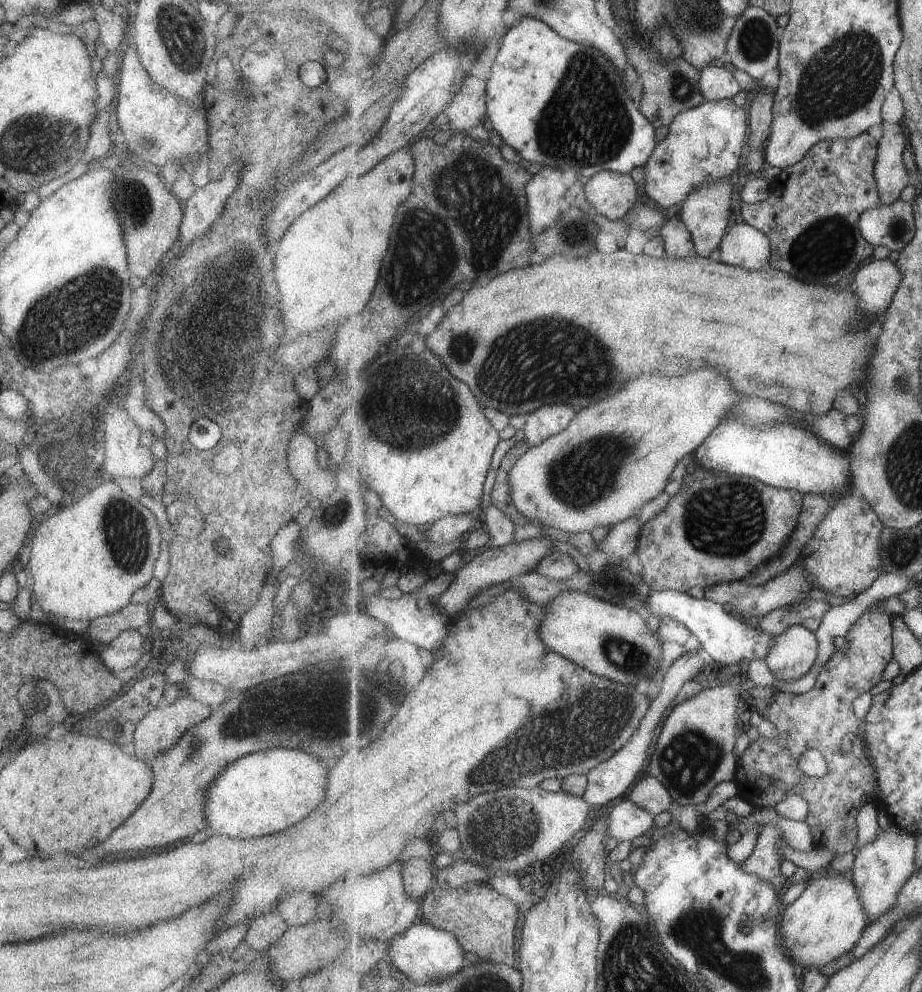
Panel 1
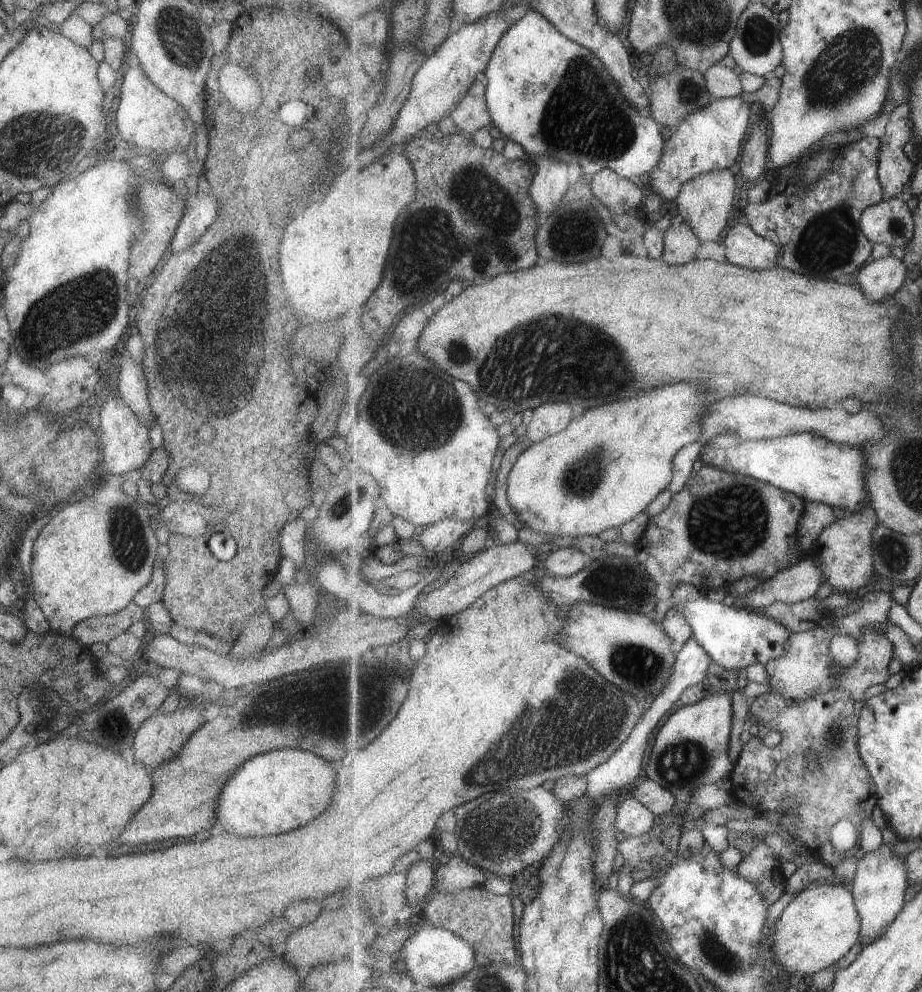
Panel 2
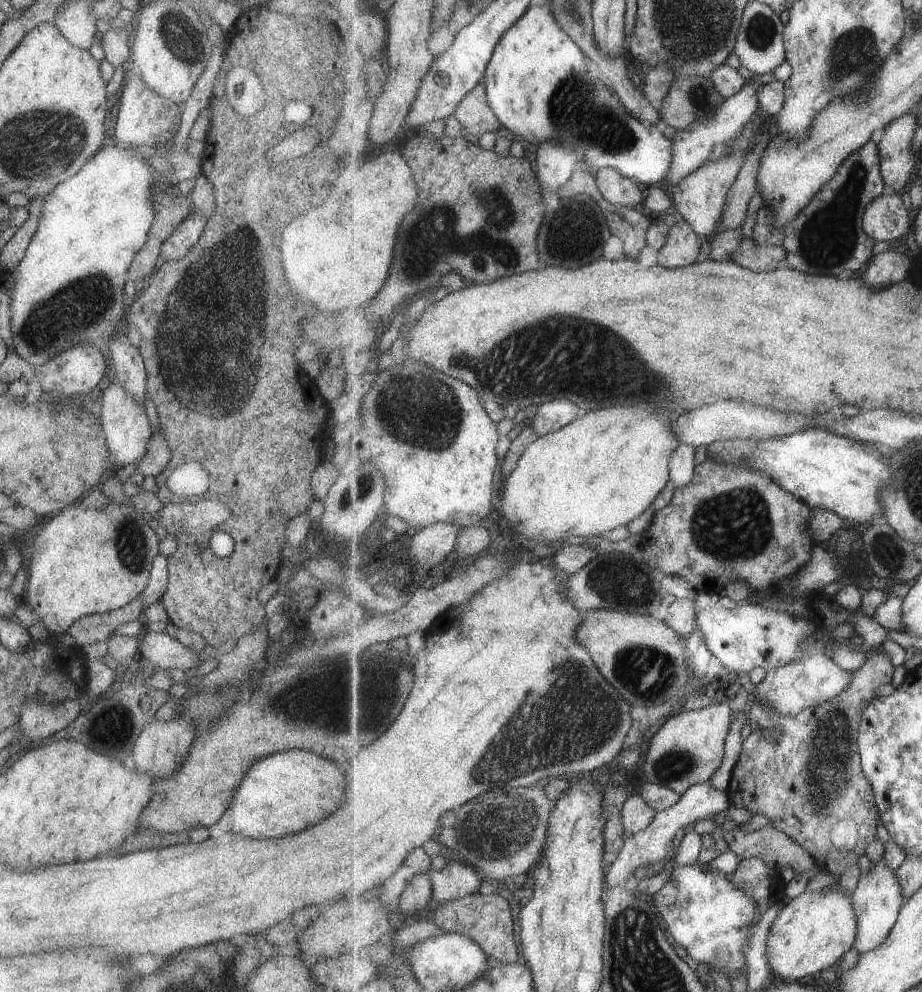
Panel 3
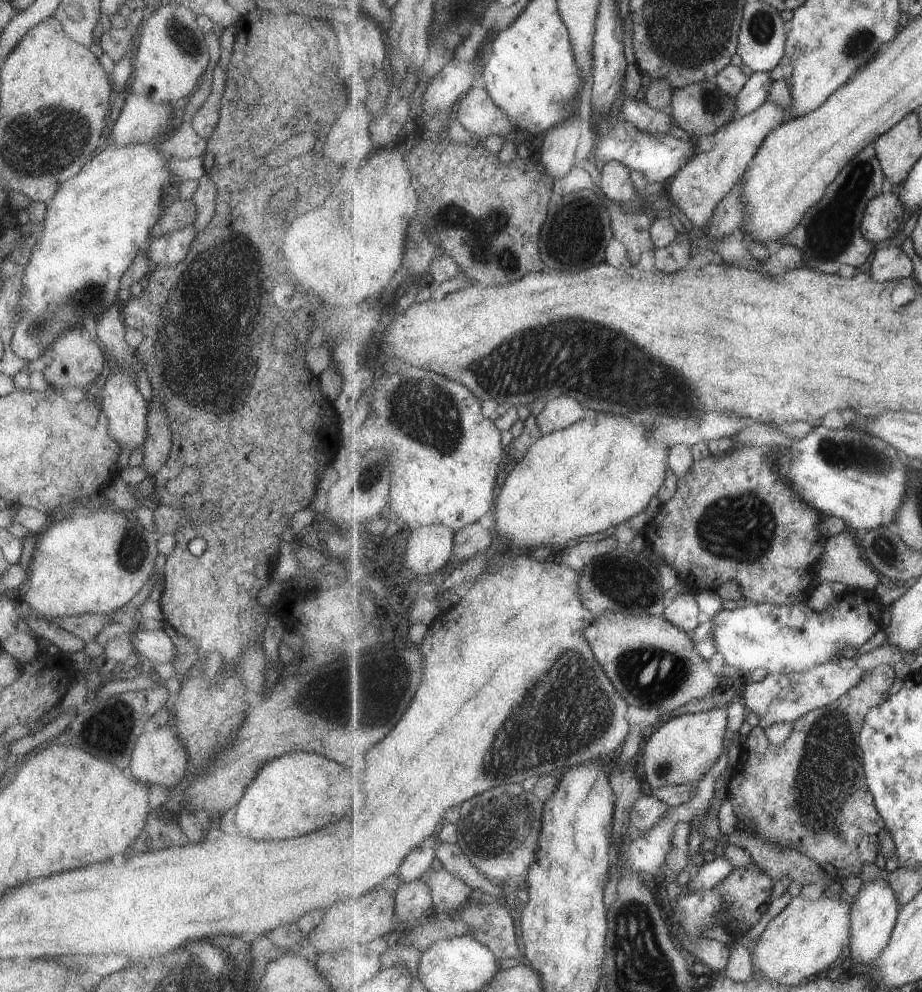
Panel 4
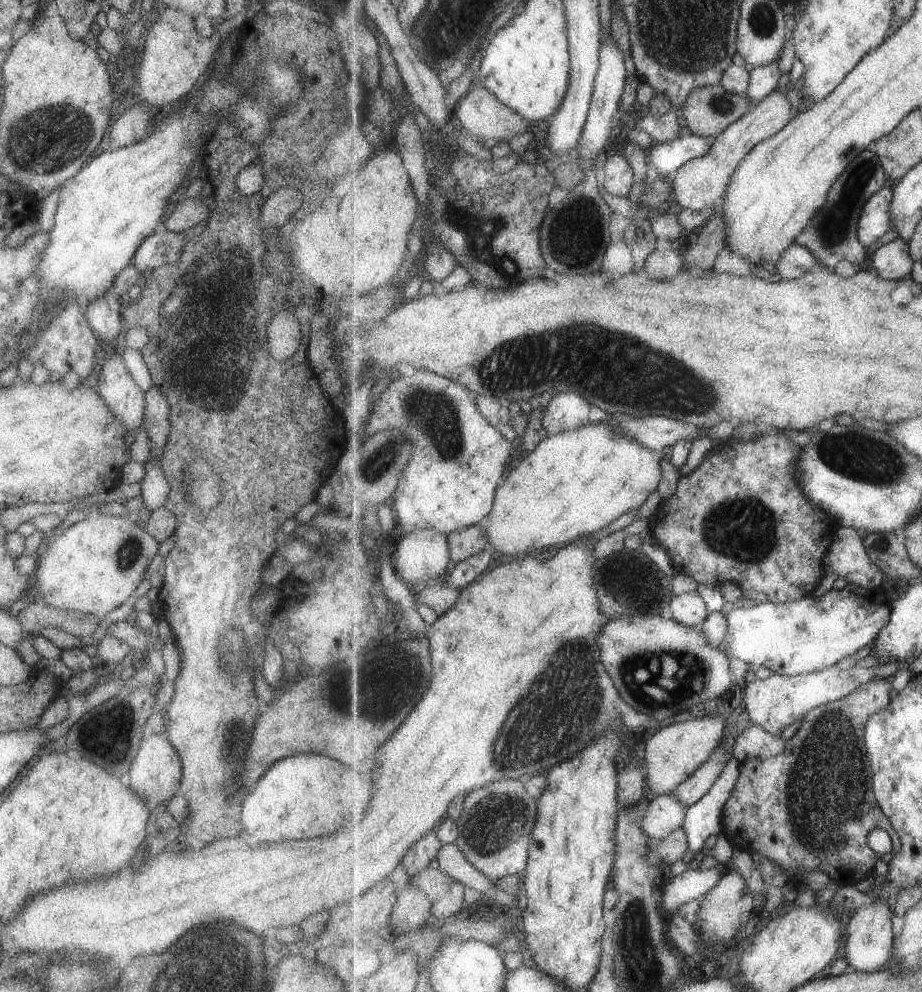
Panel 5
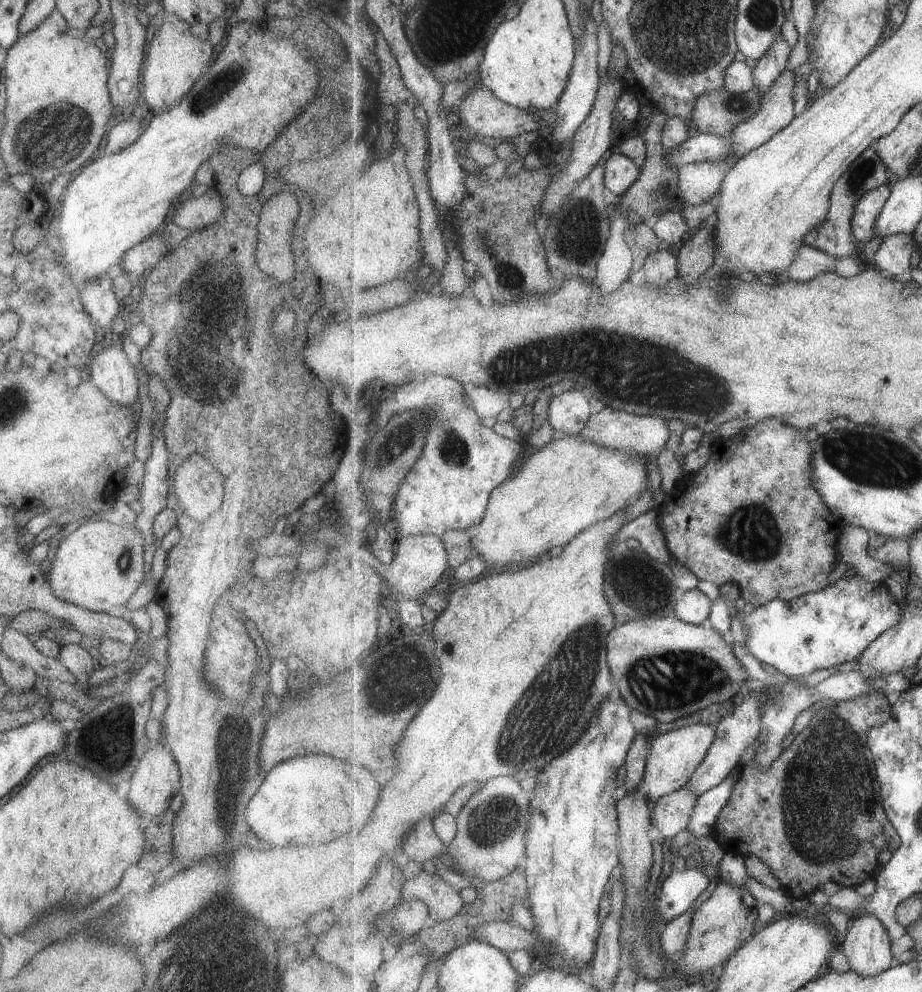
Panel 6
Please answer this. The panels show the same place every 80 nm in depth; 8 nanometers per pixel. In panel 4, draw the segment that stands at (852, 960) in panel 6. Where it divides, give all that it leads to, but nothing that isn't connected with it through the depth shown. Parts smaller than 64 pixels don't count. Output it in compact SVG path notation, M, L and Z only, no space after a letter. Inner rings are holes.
M885 879L876 880L872 884L862 884L852 901L852 939L849 946L851 959L855 963L873 963L884 951L884 948L889 946L898 923L901 906L894 888L889 880Z

